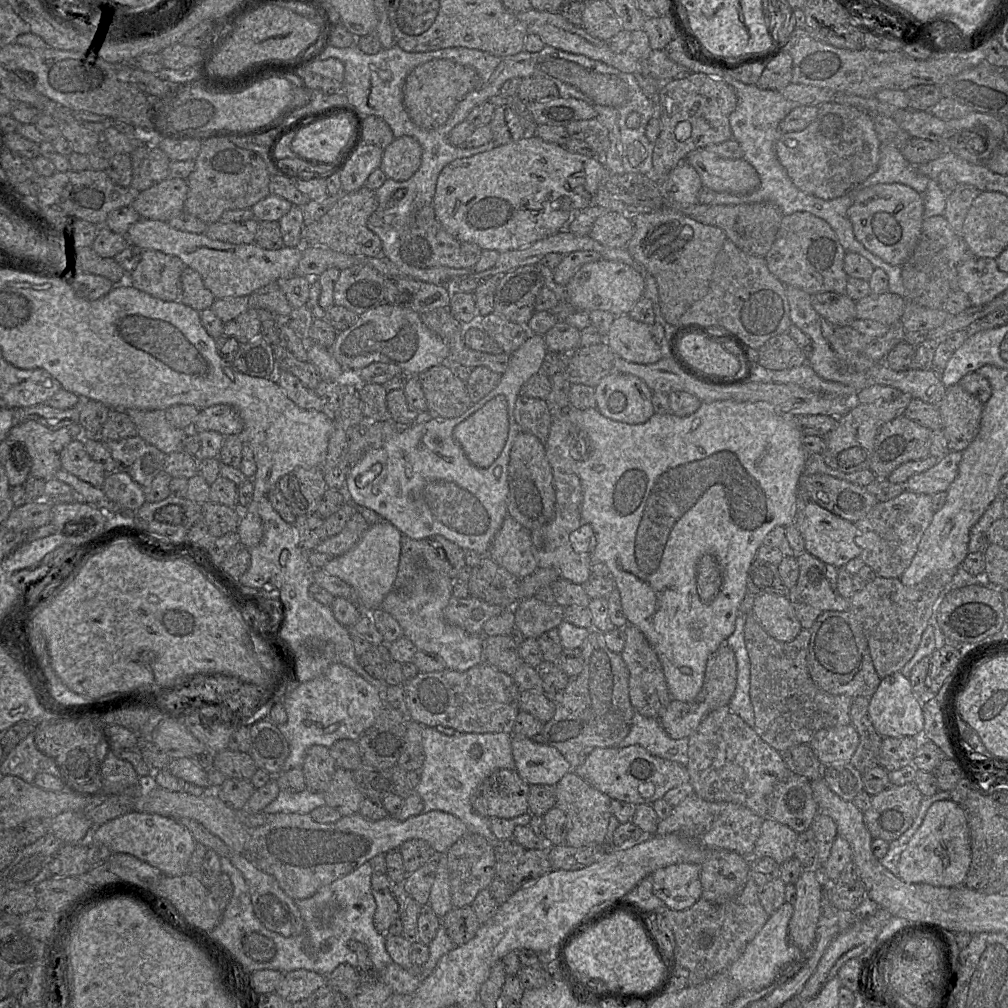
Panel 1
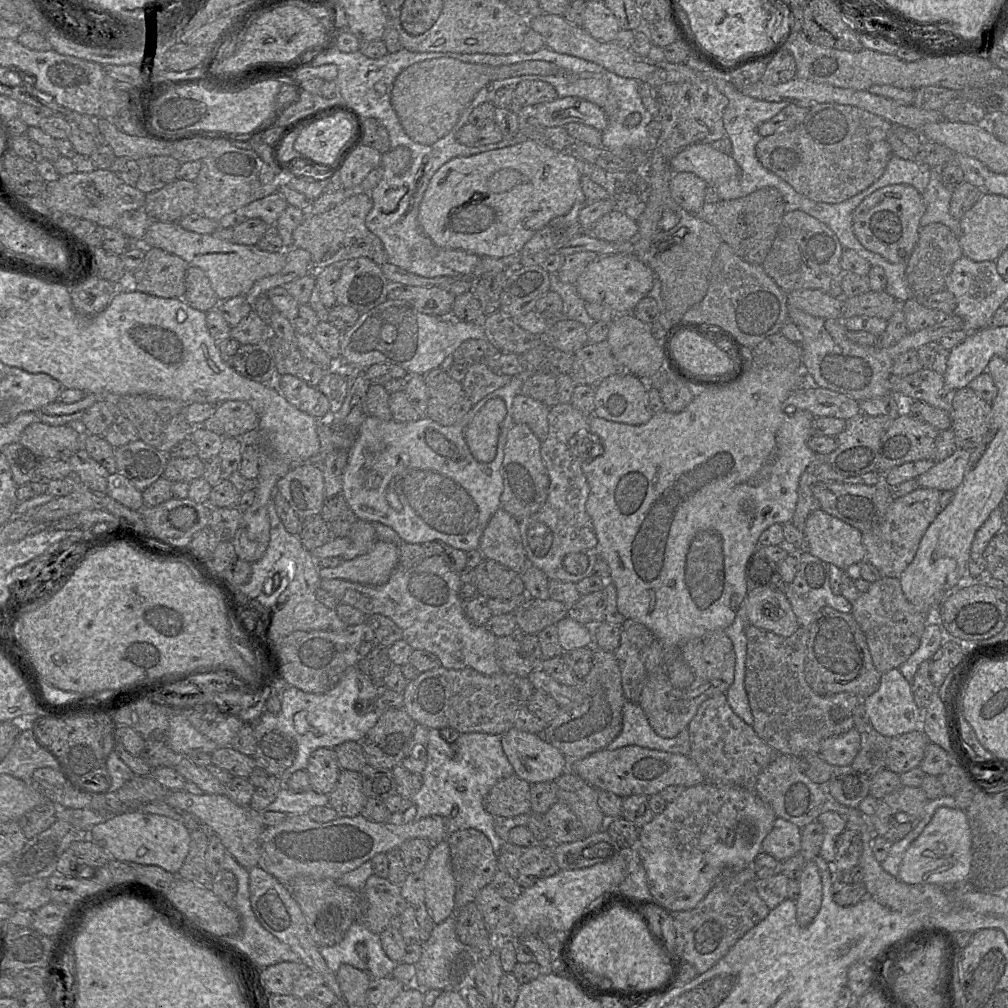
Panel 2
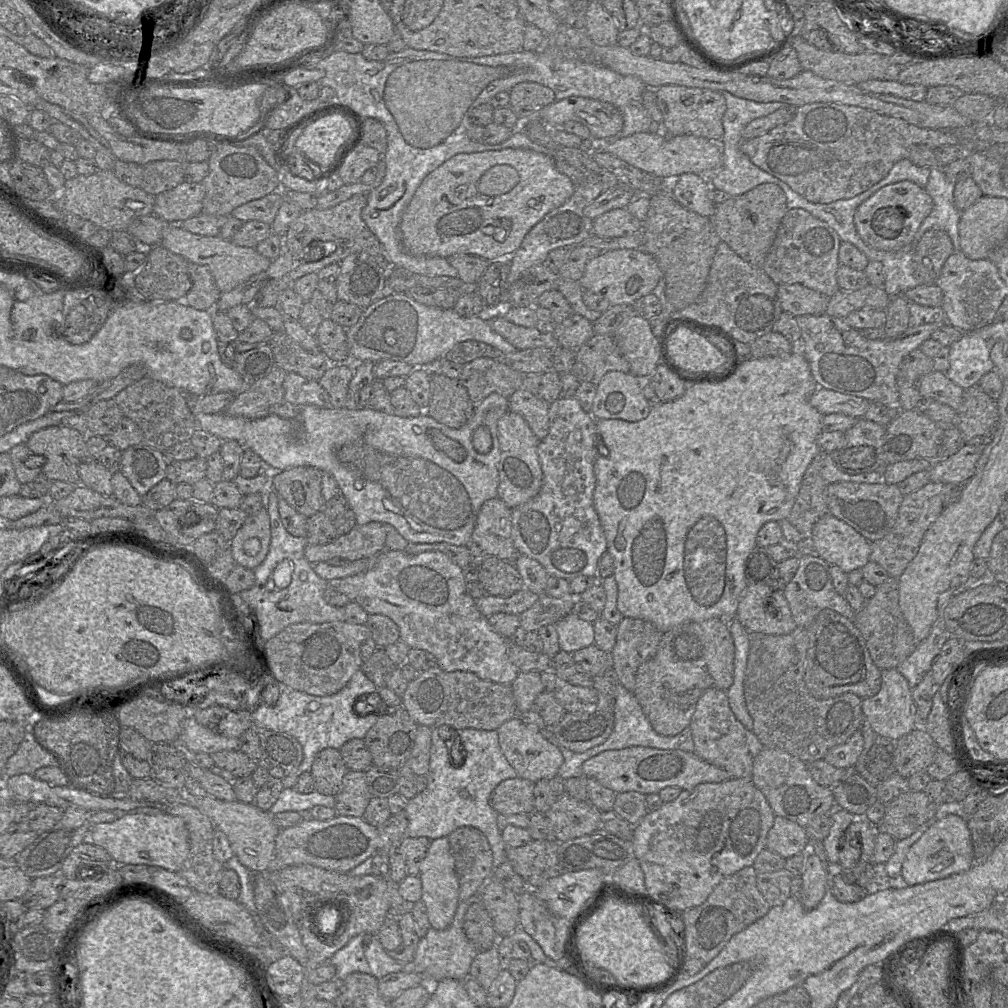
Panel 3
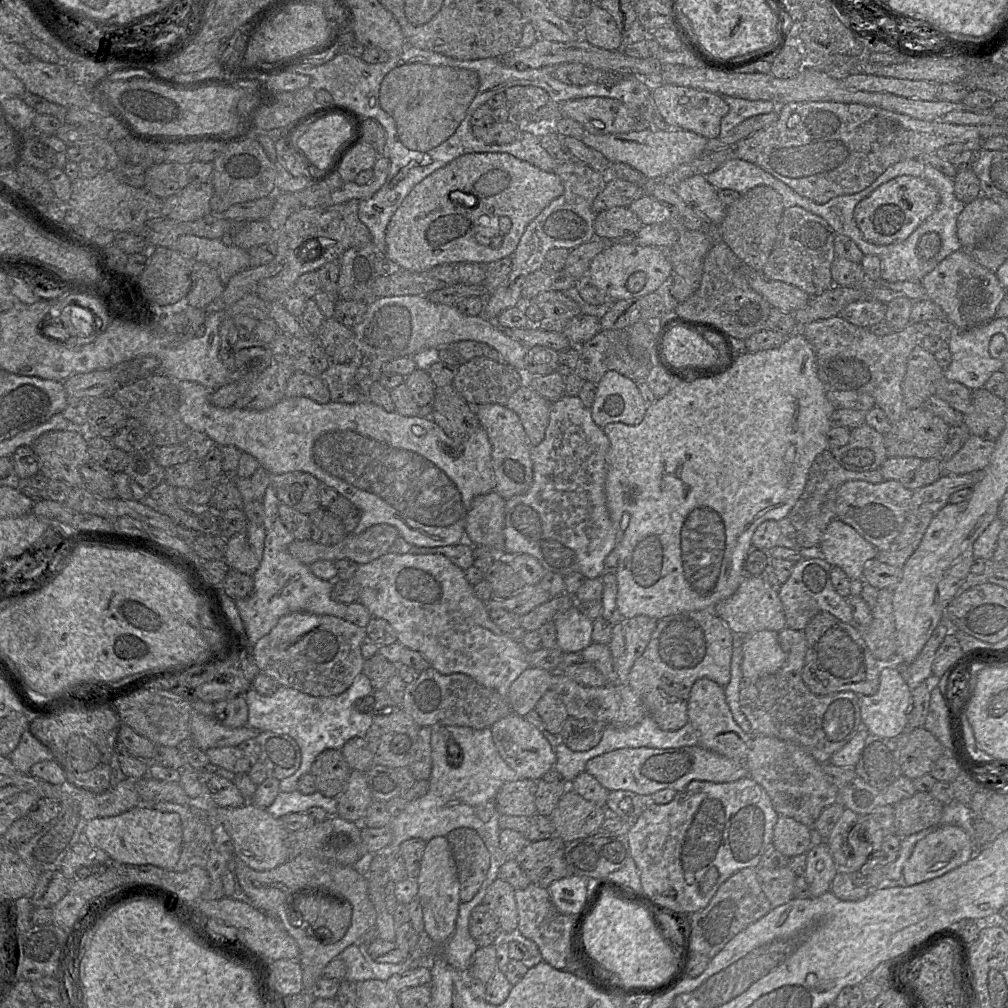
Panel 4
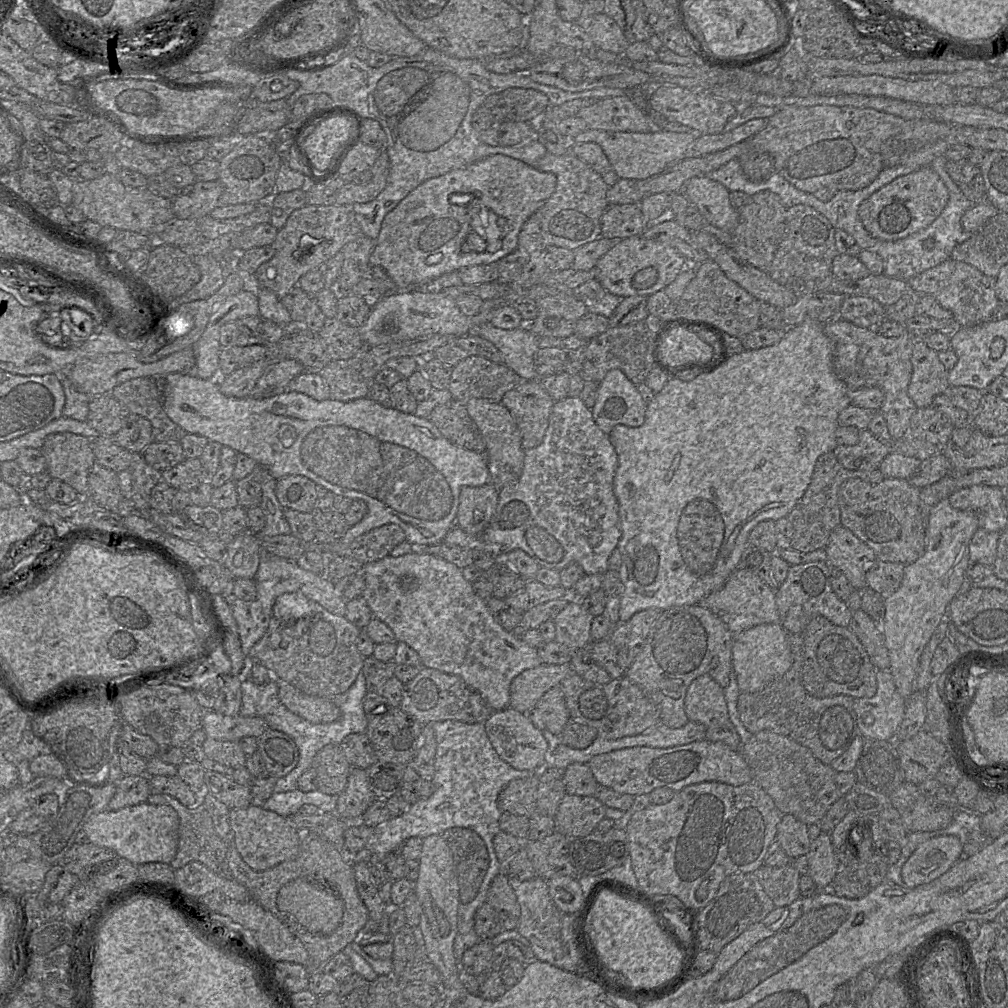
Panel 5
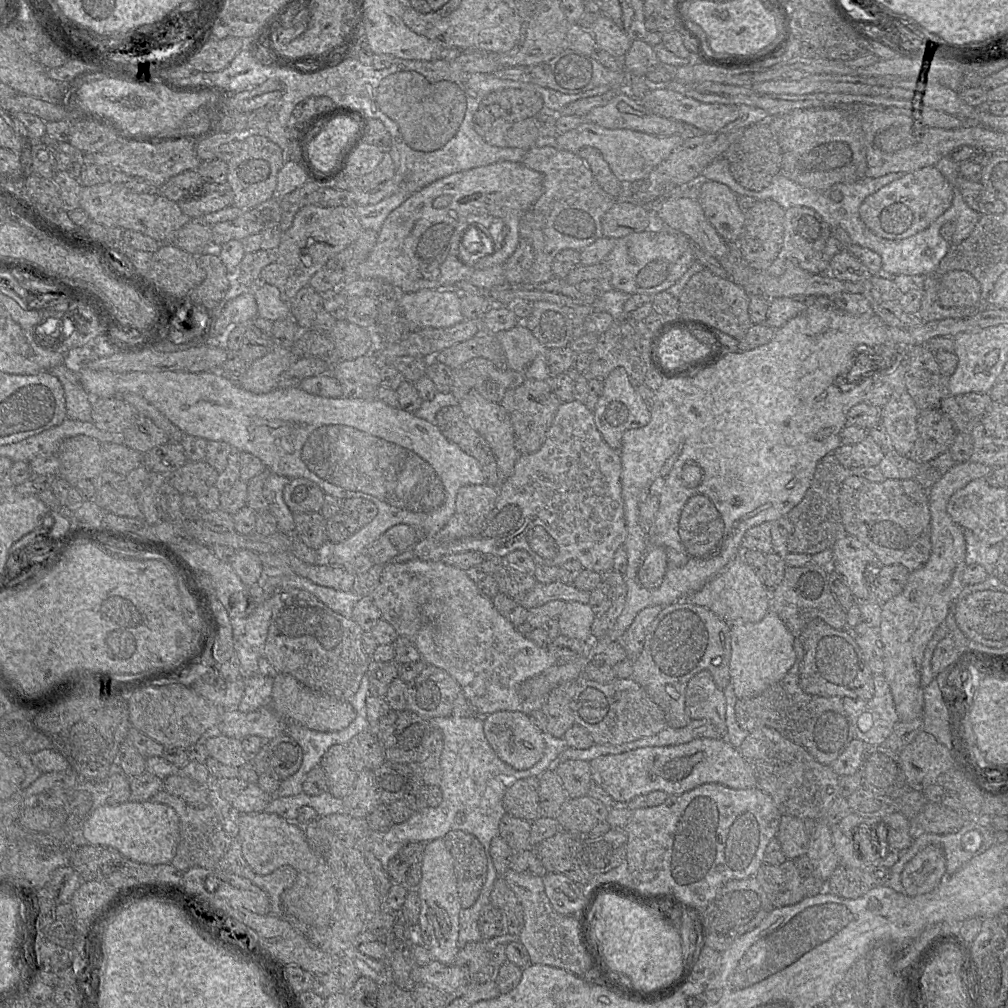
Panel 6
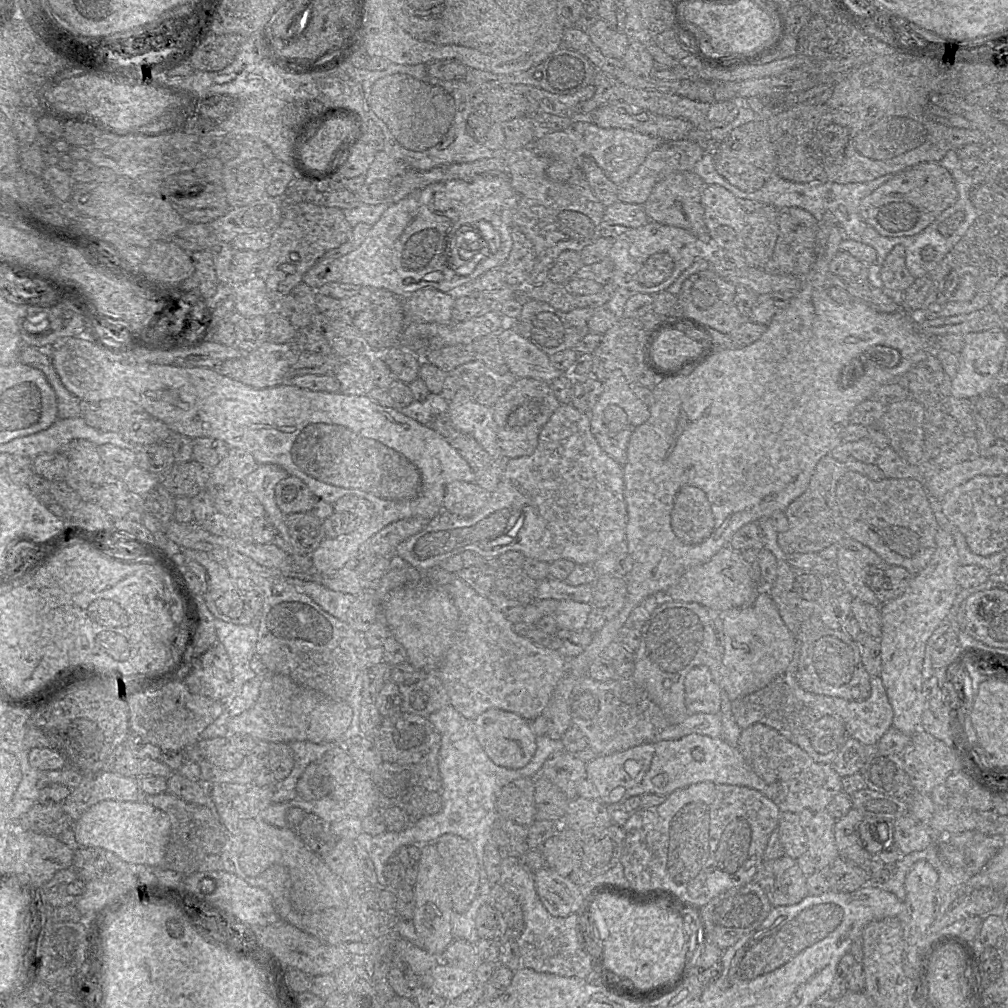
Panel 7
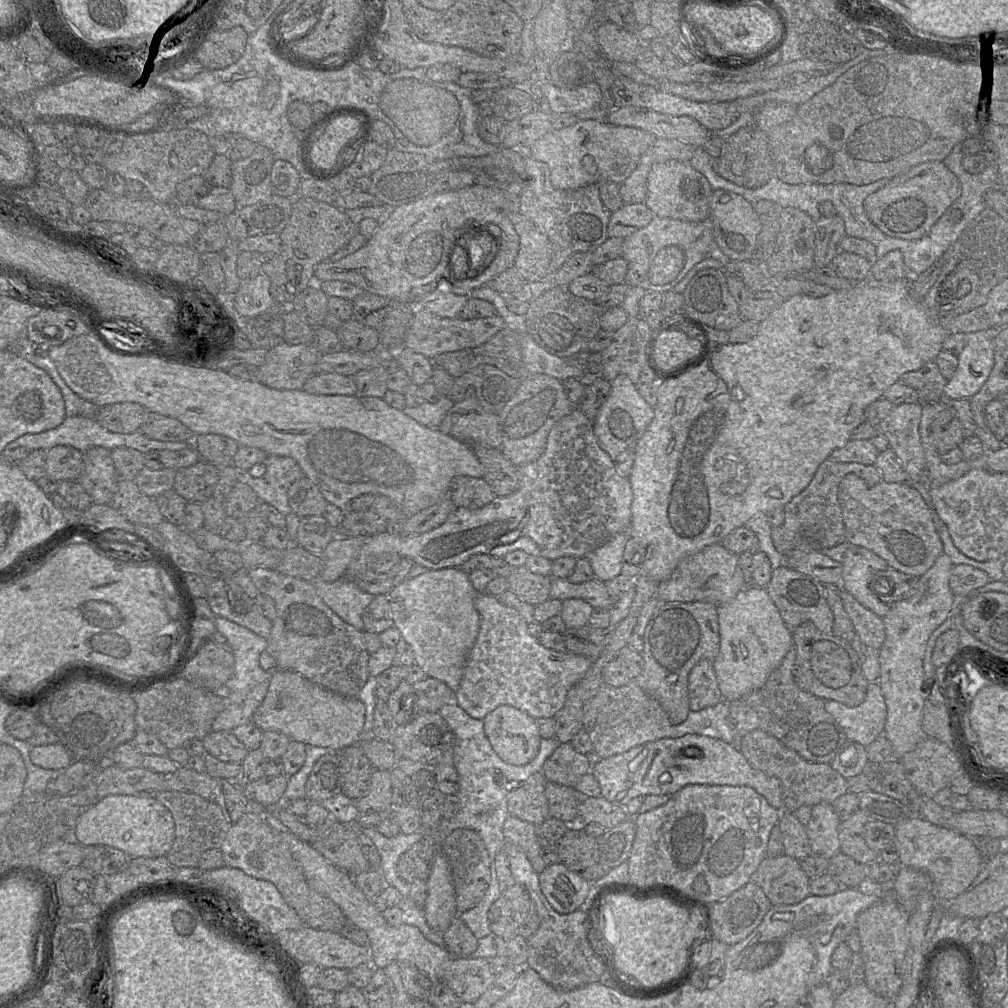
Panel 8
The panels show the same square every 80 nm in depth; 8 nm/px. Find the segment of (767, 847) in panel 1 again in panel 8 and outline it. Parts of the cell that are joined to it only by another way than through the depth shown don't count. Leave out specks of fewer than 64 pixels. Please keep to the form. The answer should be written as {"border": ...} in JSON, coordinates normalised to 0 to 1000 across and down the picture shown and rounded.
{"border":[[[776,806],[772,815],[778,847],[792,854],[805,848],[805,840],[800,825],[800,819],[795,817],[785,806]]]}

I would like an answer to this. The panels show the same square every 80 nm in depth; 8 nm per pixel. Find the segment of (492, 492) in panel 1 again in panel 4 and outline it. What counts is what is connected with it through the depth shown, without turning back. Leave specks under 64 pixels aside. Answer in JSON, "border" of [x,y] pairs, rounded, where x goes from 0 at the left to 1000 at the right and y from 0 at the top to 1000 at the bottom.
{"border":[[[175,378],[179,391],[178,412],[180,417],[188,425],[190,429],[204,431],[212,439],[218,443],[232,442],[239,448],[251,451],[258,462],[263,464],[268,470],[281,470],[290,467],[301,467],[312,471],[321,479],[331,484],[337,491],[342,492],[347,498],[358,507],[358,515],[350,530],[356,530],[376,519],[384,519],[392,522],[397,532],[410,542],[439,542],[454,540],[461,537],[461,521],[464,507],[471,492],[482,490],[491,486],[491,473],[488,463],[487,440],[483,429],[478,423],[463,435],[461,438],[451,438],[445,434],[439,426],[427,414],[402,413],[393,407],[383,408],[378,403],[366,397],[357,397],[353,400],[336,400],[329,397],[324,400],[315,400],[306,394],[283,394],[272,403],[263,407],[250,407],[235,405],[218,405],[208,399],[209,387],[200,381],[192,378]]]}

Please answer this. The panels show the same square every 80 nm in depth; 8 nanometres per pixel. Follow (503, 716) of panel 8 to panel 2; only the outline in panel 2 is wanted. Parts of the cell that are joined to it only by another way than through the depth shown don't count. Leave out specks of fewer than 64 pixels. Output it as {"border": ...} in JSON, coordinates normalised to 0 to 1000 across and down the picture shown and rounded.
{"border":[[[509,720],[497,729],[497,738],[510,767],[526,778],[551,775],[559,768],[560,749],[531,727]]]}

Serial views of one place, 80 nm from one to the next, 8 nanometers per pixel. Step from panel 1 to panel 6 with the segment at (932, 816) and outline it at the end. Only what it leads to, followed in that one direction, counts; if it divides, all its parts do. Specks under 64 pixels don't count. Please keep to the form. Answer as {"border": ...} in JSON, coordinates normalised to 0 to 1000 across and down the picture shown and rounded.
{"border":[[[928,838],[914,842],[898,859],[894,874],[898,887],[910,889],[926,884],[938,869],[938,851]]]}

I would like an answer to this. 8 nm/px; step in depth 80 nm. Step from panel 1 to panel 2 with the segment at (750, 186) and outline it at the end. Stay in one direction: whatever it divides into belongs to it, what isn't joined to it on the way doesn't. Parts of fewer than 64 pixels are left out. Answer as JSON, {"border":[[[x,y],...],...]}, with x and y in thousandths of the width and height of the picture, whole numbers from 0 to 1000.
{"border":[[[688,142],[671,153],[664,161],[667,173],[686,171],[702,185],[730,176],[734,166],[725,154],[706,145],[706,142]]]}

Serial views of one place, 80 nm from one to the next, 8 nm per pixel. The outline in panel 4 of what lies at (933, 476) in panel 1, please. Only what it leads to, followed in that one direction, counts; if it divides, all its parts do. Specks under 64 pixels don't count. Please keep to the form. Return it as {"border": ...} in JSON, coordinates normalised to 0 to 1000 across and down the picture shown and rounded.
{"border":[[[963,432],[956,442],[940,457],[935,457],[934,472],[953,471],[976,466],[987,445],[987,438]]]}

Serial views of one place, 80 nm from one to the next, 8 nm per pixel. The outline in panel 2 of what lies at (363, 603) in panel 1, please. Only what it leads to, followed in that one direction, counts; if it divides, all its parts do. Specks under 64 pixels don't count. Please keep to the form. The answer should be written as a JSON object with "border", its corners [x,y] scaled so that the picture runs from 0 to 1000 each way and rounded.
{"border":[[[374,536],[369,545],[333,563],[317,563],[318,574],[341,574],[362,580],[383,578],[396,556],[396,542]]]}

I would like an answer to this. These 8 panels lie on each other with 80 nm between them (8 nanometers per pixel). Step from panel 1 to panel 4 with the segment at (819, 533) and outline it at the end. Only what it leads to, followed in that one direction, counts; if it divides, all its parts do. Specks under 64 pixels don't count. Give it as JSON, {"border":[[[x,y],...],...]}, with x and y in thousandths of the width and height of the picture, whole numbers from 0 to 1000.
{"border":[[[832,515],[821,520],[813,542],[817,555],[834,563],[843,575],[856,574],[858,562],[871,551],[864,539]]]}

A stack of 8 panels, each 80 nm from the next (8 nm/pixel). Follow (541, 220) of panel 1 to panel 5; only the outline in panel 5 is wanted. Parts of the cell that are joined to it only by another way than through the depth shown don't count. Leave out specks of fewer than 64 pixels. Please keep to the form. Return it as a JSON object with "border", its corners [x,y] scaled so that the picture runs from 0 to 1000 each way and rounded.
{"border":[[[488,154],[428,177],[409,188],[382,214],[371,239],[367,264],[379,265],[395,287],[406,287],[463,264],[493,262],[513,247],[520,221],[541,202],[551,187],[552,175],[549,172],[534,169],[502,154]]]}

